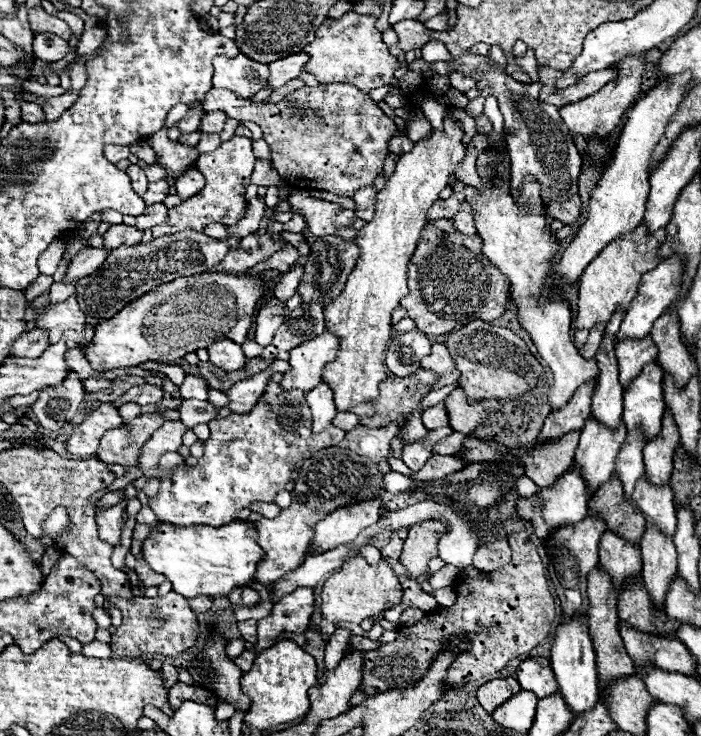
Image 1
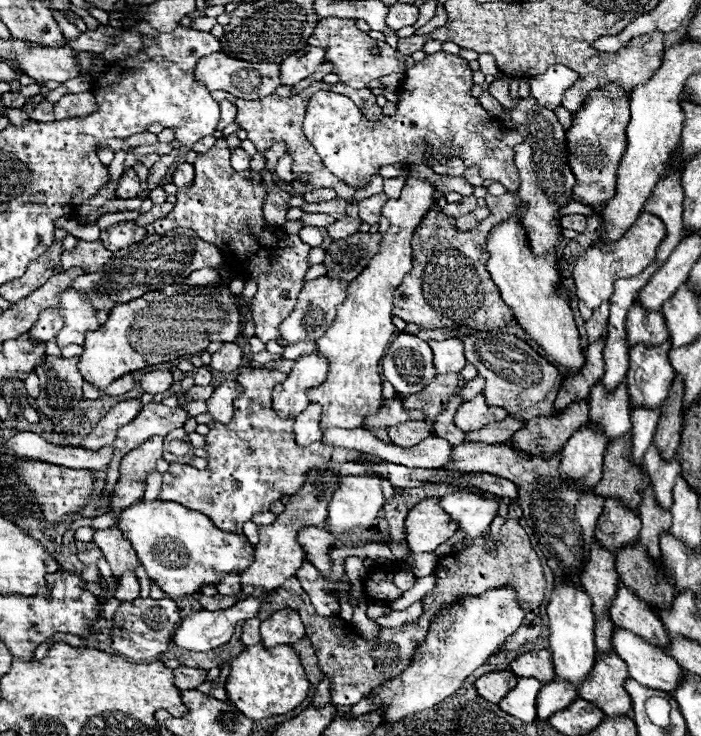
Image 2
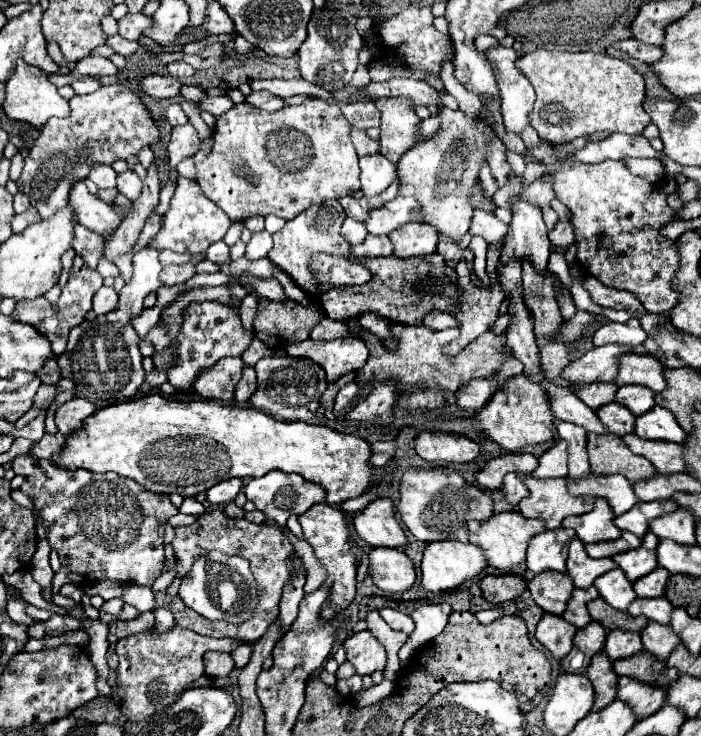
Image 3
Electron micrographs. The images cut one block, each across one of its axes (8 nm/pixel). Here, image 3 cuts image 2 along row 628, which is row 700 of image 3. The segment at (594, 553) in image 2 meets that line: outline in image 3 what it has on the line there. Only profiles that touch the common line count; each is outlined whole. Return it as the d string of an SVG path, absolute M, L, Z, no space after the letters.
M598 652L592 658L592 662L586 670L586 676L590 678L590 682L594 684L594 690L596 690L596 700L594 700L592 710L600 710L616 700L618 676L616 676L608 656L604 656L604 652Z

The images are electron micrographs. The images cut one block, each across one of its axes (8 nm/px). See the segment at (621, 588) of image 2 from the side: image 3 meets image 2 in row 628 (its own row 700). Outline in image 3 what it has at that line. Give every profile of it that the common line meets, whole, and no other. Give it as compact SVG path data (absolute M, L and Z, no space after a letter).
M622 676L618 682L618 698L628 702L638 718L646 718L658 712L664 704L666 690L648 686L640 680L632 680L630 676Z

